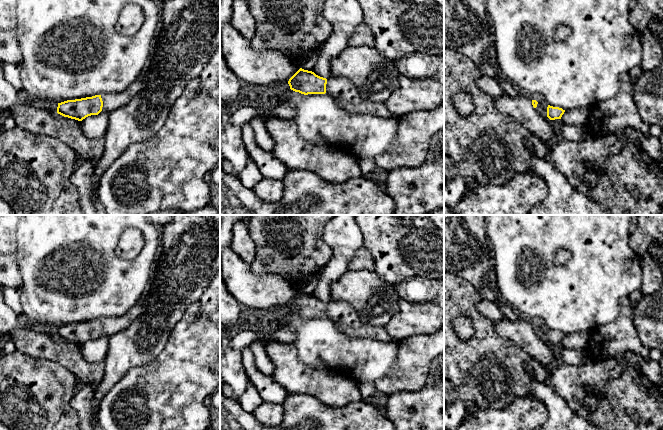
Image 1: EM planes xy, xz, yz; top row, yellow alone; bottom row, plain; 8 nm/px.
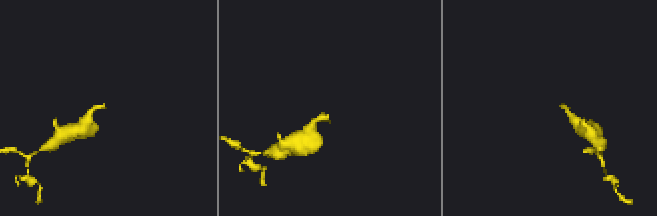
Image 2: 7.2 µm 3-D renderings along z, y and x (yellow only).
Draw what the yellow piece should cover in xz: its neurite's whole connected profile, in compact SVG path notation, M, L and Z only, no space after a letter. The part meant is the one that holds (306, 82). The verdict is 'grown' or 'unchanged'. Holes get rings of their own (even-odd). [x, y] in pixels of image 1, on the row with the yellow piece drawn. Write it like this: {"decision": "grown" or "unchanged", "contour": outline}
{"decision": "grown", "contour": "M300 68L288 84L291 90L304 95L327 93L337 98L340 105L353 114L371 114L382 118L392 115L385 102L372 102L362 98L353 82L346 77L331 76L326 79Z"}

